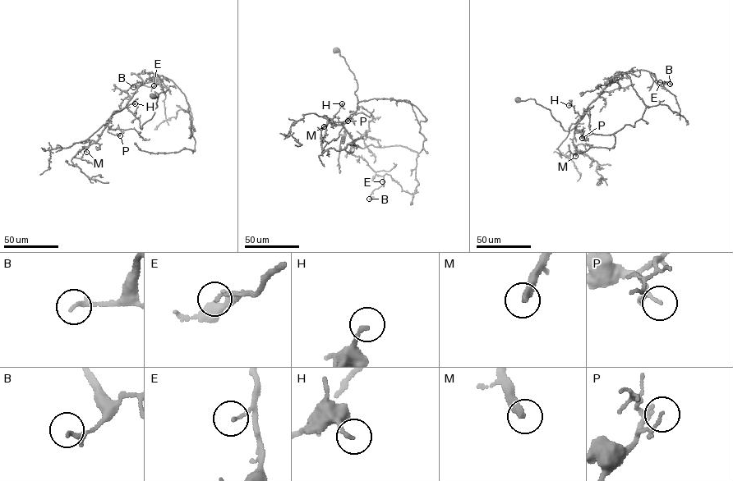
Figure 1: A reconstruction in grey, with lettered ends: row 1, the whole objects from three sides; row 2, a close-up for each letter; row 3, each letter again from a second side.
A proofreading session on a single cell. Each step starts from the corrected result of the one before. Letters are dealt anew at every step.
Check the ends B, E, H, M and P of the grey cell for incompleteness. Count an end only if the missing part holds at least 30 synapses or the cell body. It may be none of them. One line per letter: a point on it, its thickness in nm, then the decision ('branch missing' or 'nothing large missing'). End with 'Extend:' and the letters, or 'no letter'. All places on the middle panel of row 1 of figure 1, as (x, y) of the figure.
B: place (369, 199); calibre 200 nm; nothing large missing
E: place (382, 181); calibre 110 nm; nothing large missing
H: place (342, 103); calibre 140 nm; nothing large missing
M: place (324, 126); calibre 300 nm; branch missing
P: place (348, 121); calibre 70 nm; nothing large missing
Extend: M

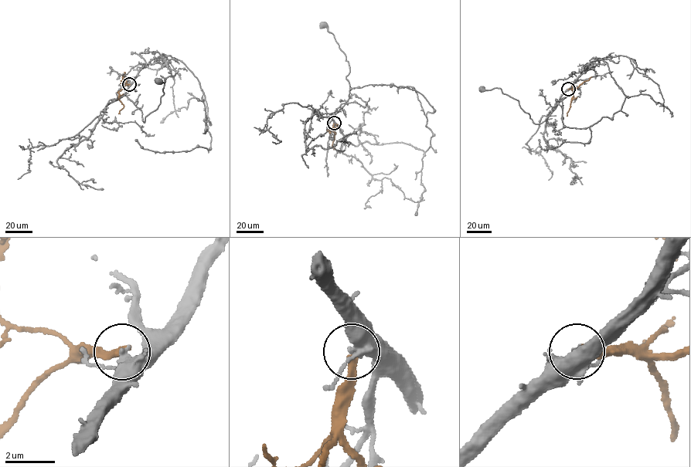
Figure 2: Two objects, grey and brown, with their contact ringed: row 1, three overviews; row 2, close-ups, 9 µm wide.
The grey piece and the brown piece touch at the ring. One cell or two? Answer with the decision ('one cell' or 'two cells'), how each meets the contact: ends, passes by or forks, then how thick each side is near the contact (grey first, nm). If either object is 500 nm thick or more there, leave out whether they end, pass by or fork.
two cells; grey forks there; brown ends there; 320 nm thick on the grey side, 320 nm on the other

